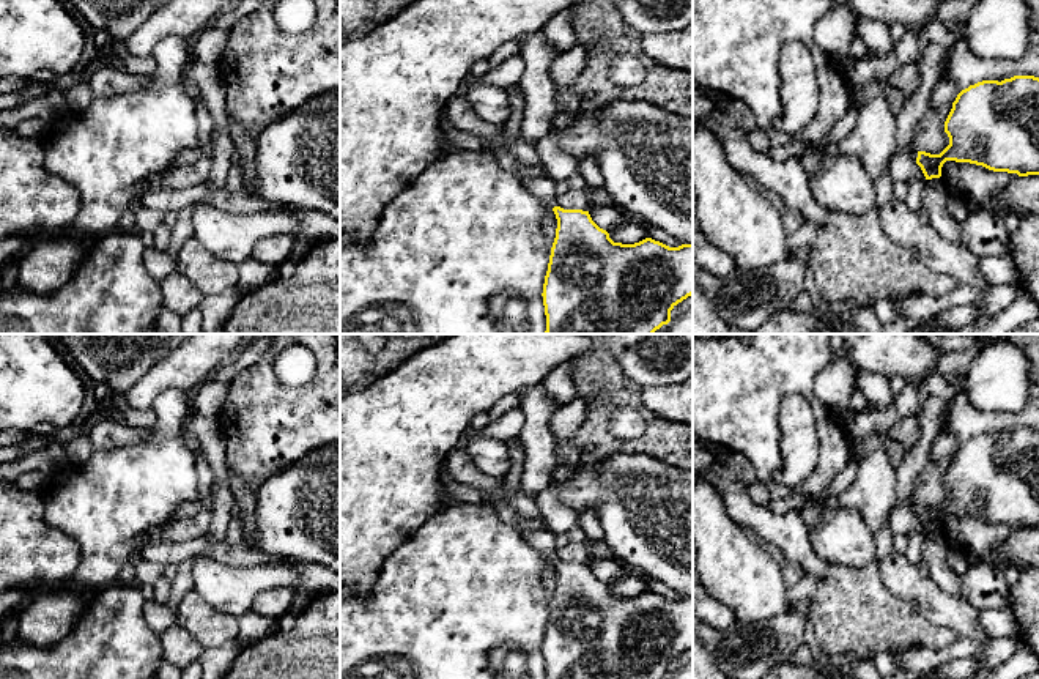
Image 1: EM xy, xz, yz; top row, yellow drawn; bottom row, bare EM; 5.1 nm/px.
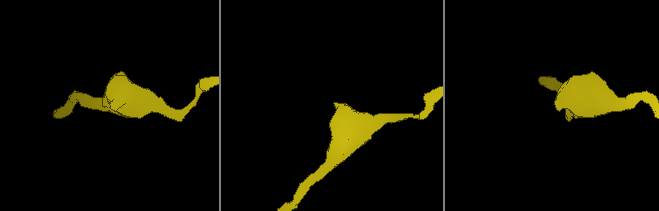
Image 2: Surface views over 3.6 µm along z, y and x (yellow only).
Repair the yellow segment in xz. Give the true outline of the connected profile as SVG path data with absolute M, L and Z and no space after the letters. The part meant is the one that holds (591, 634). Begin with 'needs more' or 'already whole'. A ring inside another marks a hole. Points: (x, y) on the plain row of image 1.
needs more | M512 526L532 548L551 559L557 572L542 646L546 679L663 679L671 674L671 663L693 647L693 597L669 600L652 591L634 597L614 596L609 586L592 573L589 564L564 562L557 558L554 532Z

